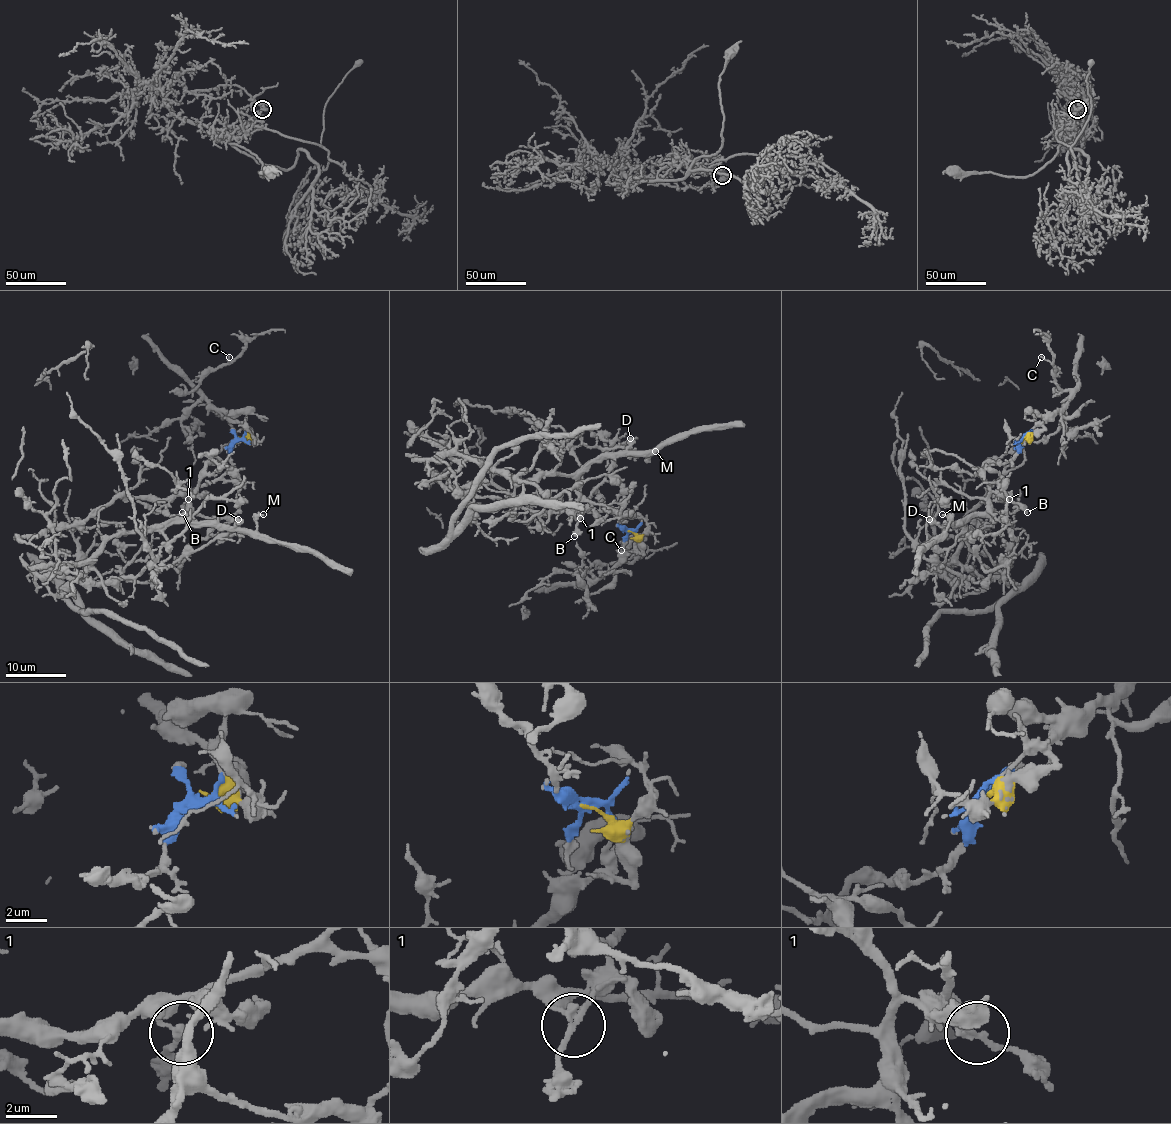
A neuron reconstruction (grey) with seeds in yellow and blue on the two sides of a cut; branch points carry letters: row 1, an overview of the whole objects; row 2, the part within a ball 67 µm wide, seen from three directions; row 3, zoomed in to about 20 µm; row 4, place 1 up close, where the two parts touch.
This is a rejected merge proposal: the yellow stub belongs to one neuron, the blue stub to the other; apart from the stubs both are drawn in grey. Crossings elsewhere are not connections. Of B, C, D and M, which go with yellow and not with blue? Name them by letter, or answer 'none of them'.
C

